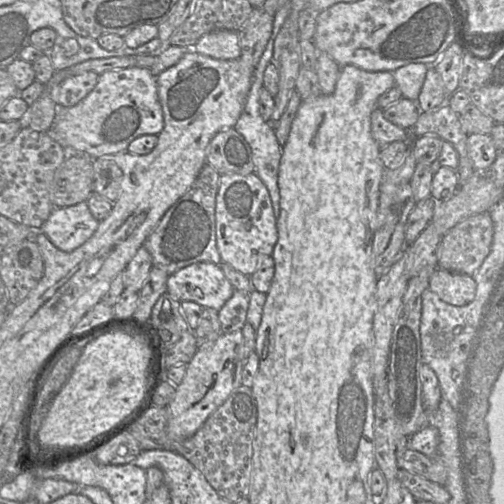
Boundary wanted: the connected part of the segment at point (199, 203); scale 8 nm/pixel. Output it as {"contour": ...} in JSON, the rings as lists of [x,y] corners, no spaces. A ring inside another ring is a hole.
{"contour":[[[206,163],[196,180],[164,214],[143,246],[152,257],[153,266],[172,275],[176,271],[197,262],[220,264],[221,257],[216,244],[215,207],[220,174]]]}

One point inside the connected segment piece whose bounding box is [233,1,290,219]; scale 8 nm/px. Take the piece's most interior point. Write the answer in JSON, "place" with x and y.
{"place":[266,151]}

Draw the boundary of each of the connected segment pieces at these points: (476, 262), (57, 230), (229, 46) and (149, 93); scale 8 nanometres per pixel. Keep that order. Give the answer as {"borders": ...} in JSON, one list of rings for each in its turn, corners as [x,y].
{"borders":[[[[488,212],[464,219],[442,237],[438,268],[471,276],[489,253],[492,237],[493,222]]],[[[86,201],[69,207],[55,207],[40,231],[61,251],[72,252],[97,230],[99,222]]],[[[212,31],[200,37],[192,49],[214,59],[237,59],[241,54],[238,31]]],[[[137,66],[100,74],[94,89],[79,103],[72,107],[57,107],[54,123],[49,130],[51,137],[66,150],[67,156],[86,155],[90,159],[96,159],[103,156],[115,156],[126,151],[130,142],[139,136],[158,135],[164,128],[164,118],[156,78],[150,69]]]]}

